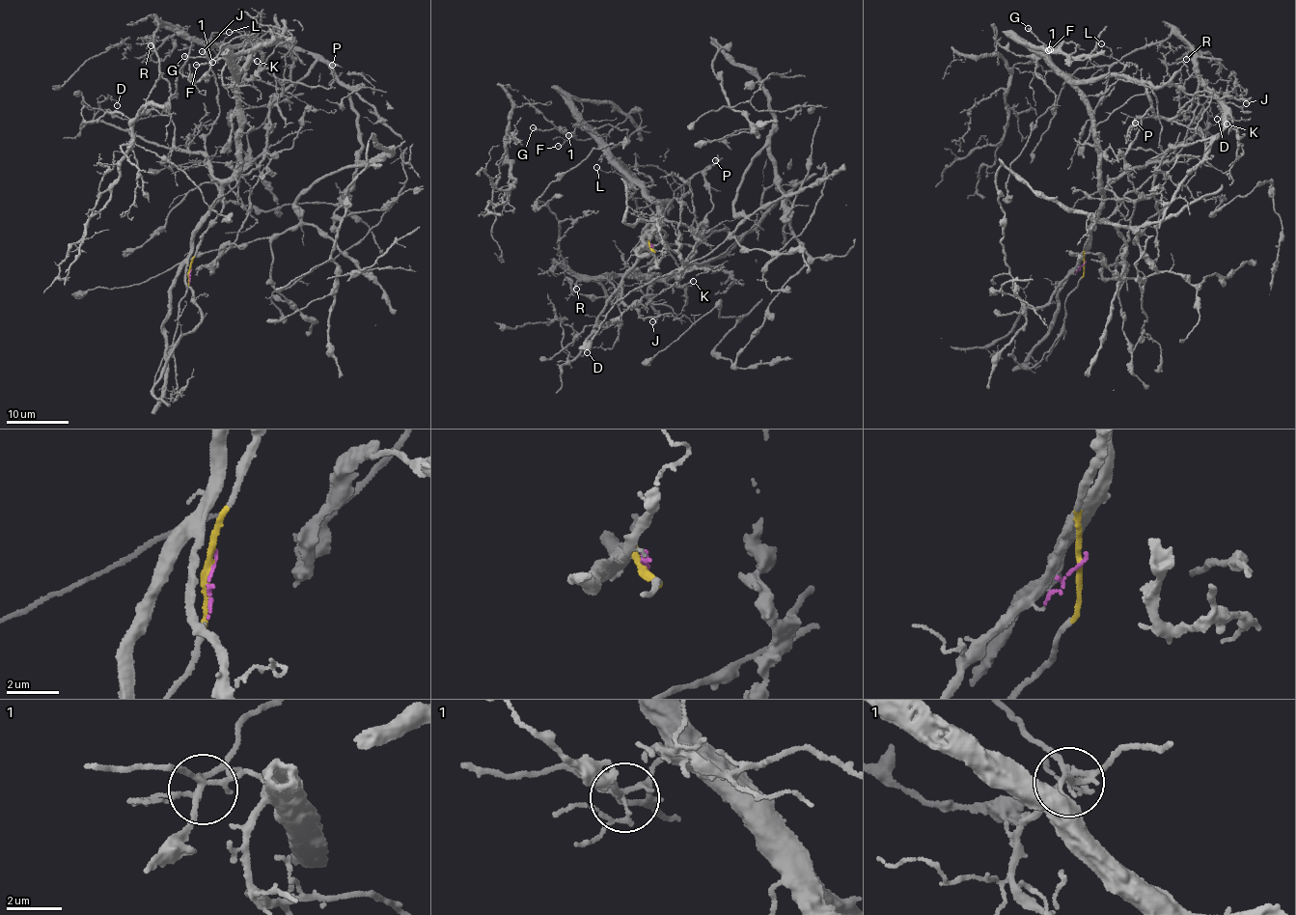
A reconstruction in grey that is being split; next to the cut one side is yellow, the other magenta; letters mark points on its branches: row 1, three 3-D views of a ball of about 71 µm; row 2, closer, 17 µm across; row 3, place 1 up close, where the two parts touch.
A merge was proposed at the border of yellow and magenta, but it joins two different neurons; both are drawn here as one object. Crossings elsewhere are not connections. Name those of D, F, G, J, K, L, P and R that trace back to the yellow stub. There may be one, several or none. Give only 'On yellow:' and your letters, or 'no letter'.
On yellow: J, K, R

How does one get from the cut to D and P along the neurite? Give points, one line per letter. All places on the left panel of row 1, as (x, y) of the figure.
D: (191, 269), (188, 284), (191, 233), (218, 199), (218, 180), (197, 151), (94, 119), (98, 98), (117, 105)
P: (191, 269), (191, 233), (237, 166), (255, 46), (309, 86), (333, 64)

